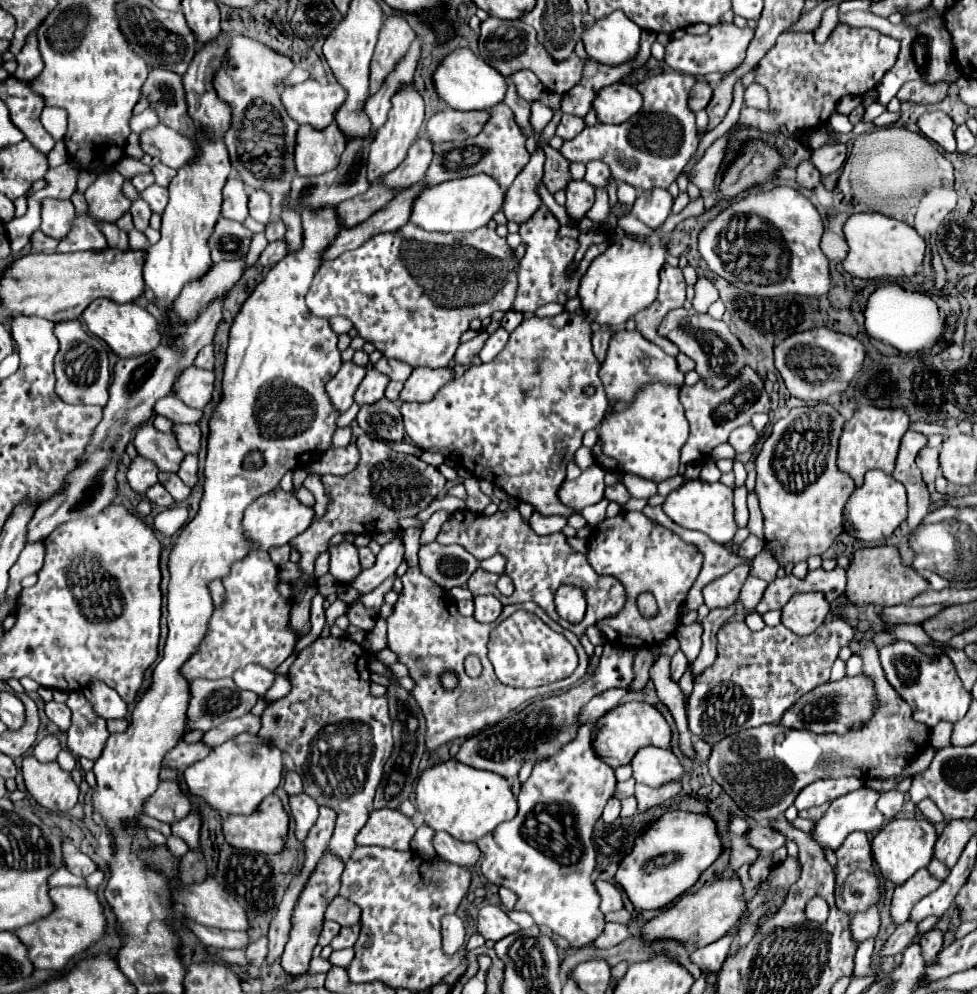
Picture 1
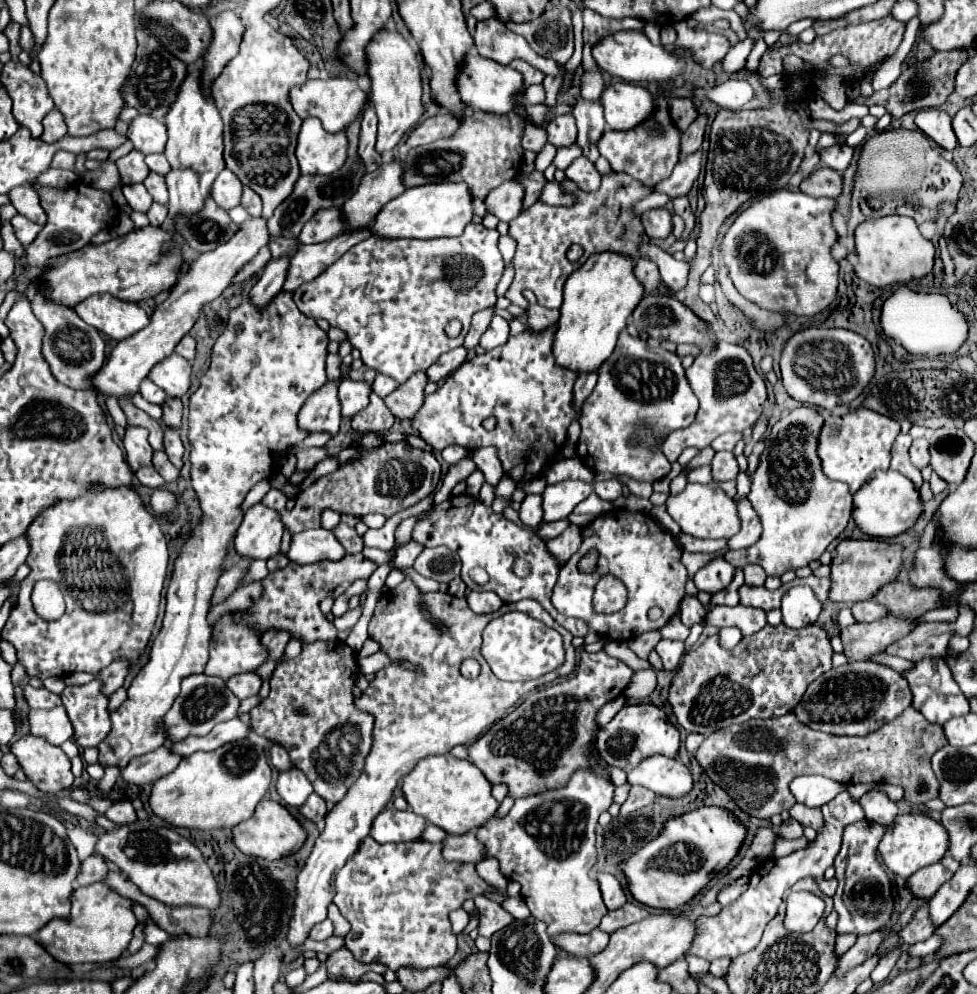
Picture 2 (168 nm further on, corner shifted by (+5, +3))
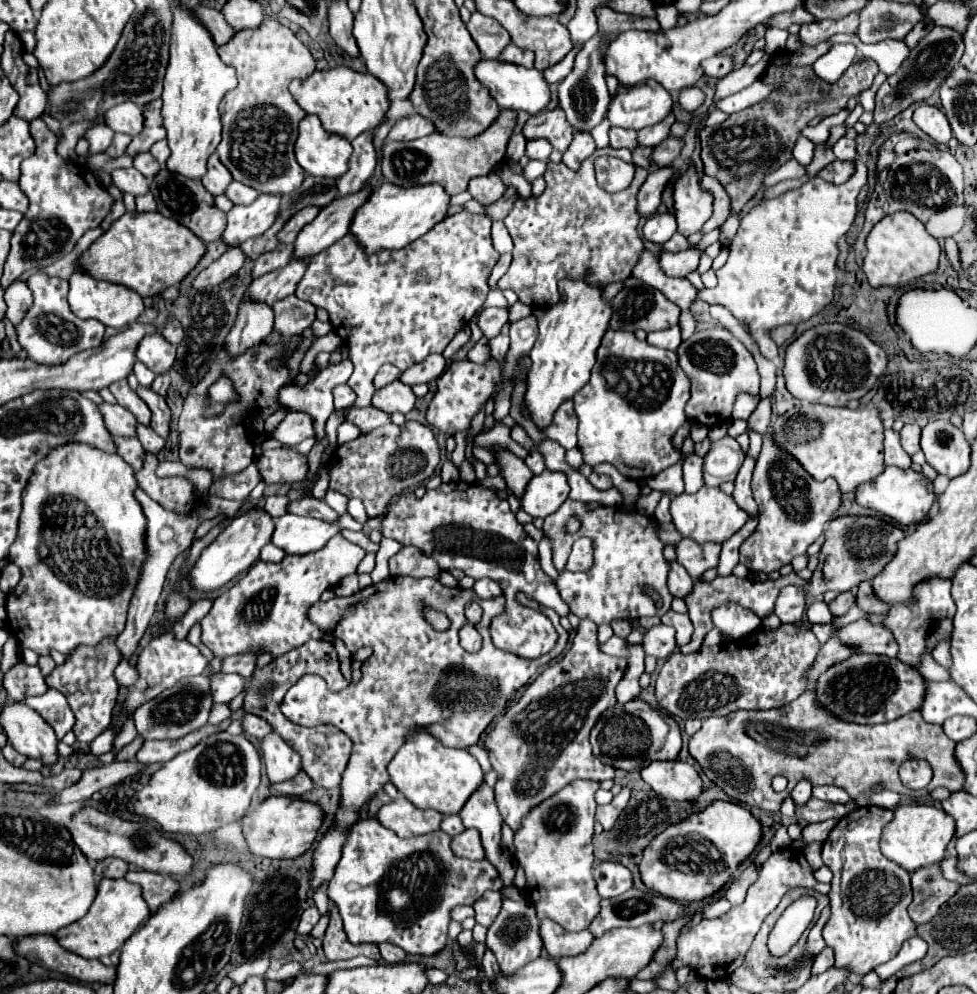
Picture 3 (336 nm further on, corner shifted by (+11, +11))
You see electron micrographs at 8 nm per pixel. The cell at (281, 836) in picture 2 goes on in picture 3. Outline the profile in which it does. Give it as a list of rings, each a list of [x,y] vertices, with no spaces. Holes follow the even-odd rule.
[[[279,795],[267,797],[251,813],[243,817],[243,835],[253,855],[269,859],[291,859],[303,855],[311,847],[321,823],[323,811],[315,803]]]

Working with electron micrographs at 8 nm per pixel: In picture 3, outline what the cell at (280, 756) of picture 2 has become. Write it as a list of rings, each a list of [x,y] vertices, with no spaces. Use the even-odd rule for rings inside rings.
[[[245,713],[243,715],[243,731],[245,731],[245,735],[255,737],[255,739],[261,741],[261,739],[265,739],[271,733],[271,727],[269,727],[269,723],[261,721],[261,717]]]

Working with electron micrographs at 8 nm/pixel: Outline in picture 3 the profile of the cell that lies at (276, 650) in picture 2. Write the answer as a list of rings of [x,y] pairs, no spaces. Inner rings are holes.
[[[245,651],[245,653],[233,655],[233,657],[229,657],[229,659],[223,661],[221,673],[237,673],[237,675],[249,679],[251,673],[255,671],[257,657],[259,657],[259,653],[255,653],[255,651]]]

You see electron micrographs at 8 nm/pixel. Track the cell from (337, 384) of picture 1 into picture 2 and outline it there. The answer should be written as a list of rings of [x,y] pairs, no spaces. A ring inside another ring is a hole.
[[[327,381],[317,389],[299,411],[299,427],[307,433],[329,433],[337,435],[341,421],[341,407],[337,399],[339,383]]]

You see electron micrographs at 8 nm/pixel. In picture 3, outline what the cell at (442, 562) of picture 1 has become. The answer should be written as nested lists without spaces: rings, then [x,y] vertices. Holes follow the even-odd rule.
[[[403,547],[397,555],[393,555],[389,559],[389,571],[391,575],[433,577],[433,579],[439,579],[441,575],[437,561],[417,547]]]

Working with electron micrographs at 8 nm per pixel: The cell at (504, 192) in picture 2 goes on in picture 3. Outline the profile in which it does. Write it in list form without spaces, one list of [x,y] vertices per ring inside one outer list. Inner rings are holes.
[[[497,173],[493,175],[483,175],[481,179],[471,179],[467,191],[471,193],[473,199],[477,199],[483,205],[495,203],[503,193],[505,193],[505,183]]]

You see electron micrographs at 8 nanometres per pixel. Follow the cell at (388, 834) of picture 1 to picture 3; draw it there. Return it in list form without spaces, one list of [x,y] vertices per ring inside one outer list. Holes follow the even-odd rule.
[[[399,797],[387,805],[383,805],[377,813],[377,819],[383,827],[395,831],[399,837],[413,837],[423,835],[439,829],[441,813],[433,809],[417,809],[405,797]]]

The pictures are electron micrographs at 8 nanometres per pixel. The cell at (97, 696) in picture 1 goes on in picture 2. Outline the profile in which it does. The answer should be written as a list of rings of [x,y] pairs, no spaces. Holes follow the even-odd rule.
[[[115,659],[115,663],[111,663],[109,667],[105,667],[97,679],[103,681],[103,693],[105,695],[111,695],[113,691],[117,691],[123,683],[125,683],[125,677],[129,675],[129,663],[127,659]]]

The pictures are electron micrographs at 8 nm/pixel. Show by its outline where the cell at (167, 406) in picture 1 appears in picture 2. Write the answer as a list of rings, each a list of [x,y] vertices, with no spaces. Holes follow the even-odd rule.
[[[143,379],[141,383],[141,395],[149,401],[149,403],[157,403],[161,405],[165,401],[165,391],[161,387],[155,387],[155,383],[151,379]]]

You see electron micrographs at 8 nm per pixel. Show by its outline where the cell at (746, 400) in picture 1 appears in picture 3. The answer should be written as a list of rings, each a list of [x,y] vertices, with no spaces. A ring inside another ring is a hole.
[[[725,327],[699,329],[687,341],[683,341],[677,349],[679,365],[691,381],[691,399],[685,407],[687,419],[713,427],[723,425],[731,419],[731,409],[739,393],[757,395],[759,393],[759,373],[753,355],[747,347]]]

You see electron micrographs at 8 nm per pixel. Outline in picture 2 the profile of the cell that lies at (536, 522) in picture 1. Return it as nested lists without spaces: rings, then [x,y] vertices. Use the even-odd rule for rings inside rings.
[[[527,495],[521,503],[519,517],[527,527],[537,527],[543,521],[543,509],[541,509],[541,495]]]

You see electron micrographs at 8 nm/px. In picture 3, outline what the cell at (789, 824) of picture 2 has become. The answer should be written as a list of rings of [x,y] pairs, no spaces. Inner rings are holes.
[[[811,797],[805,805],[797,807],[795,809],[795,815],[799,821],[803,821],[805,825],[809,823],[819,823],[819,821],[825,821],[829,817],[835,817],[835,819],[841,819],[845,815],[849,815],[849,811],[853,811],[853,803],[847,803],[847,805],[831,805],[831,803],[825,803],[825,801],[819,801],[815,797]]]

